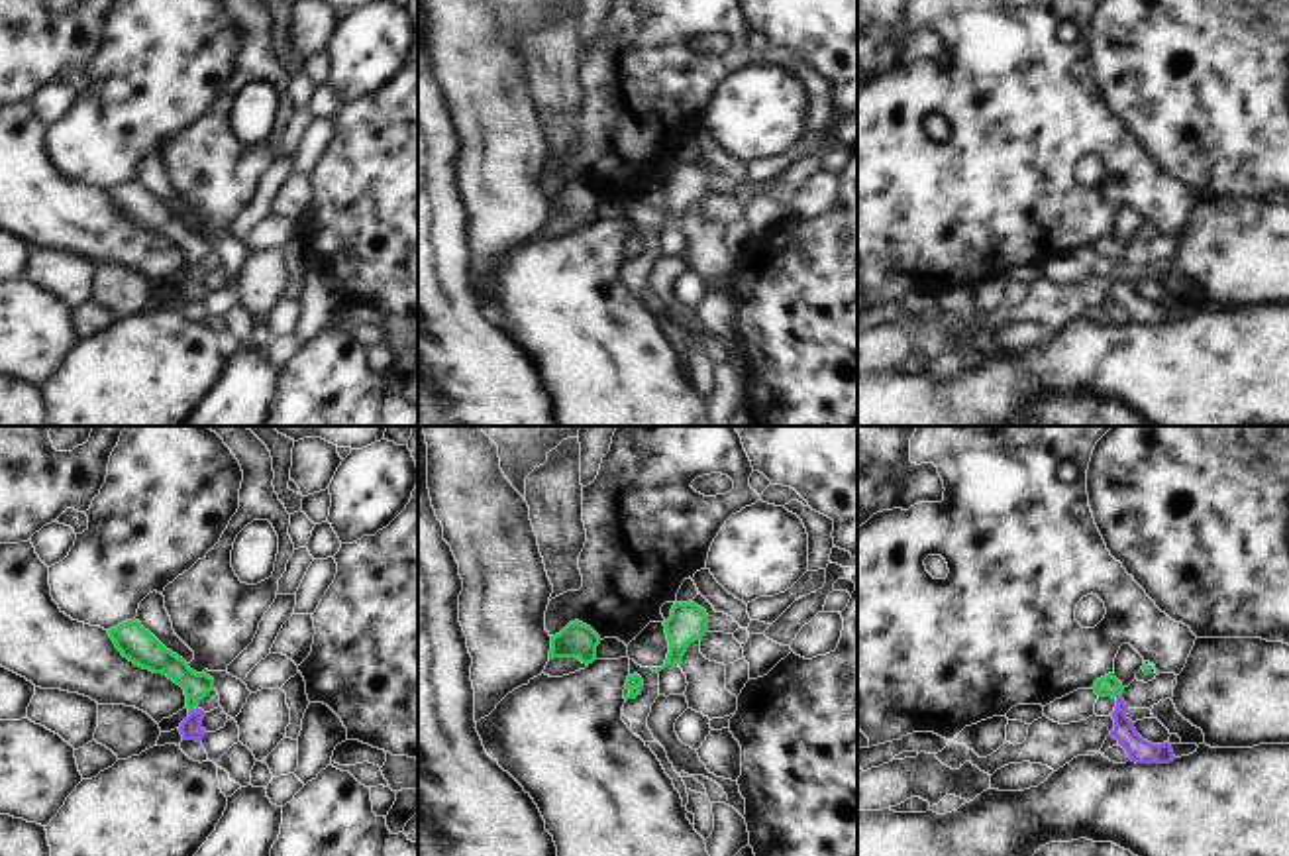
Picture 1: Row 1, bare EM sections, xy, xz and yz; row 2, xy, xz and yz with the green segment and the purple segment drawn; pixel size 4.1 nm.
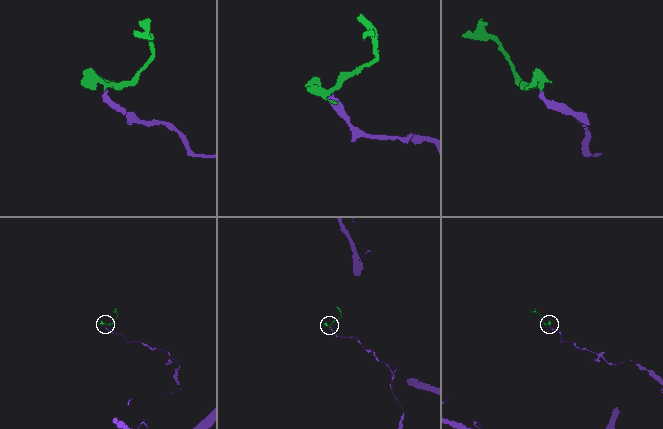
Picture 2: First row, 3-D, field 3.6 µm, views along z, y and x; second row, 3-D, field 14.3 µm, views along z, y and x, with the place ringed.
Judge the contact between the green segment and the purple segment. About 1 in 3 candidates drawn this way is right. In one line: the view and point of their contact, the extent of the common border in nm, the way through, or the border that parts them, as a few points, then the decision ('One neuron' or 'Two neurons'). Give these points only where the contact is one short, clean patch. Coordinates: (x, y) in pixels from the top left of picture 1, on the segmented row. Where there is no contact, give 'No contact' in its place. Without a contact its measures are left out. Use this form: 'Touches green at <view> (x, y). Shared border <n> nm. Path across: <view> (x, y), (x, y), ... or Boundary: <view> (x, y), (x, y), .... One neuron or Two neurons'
Touches green at xy (191, 709). Shared border 40 nm. Path across: xy (157, 658), (191, 686), (191, 709), (191, 729). One neuron.

